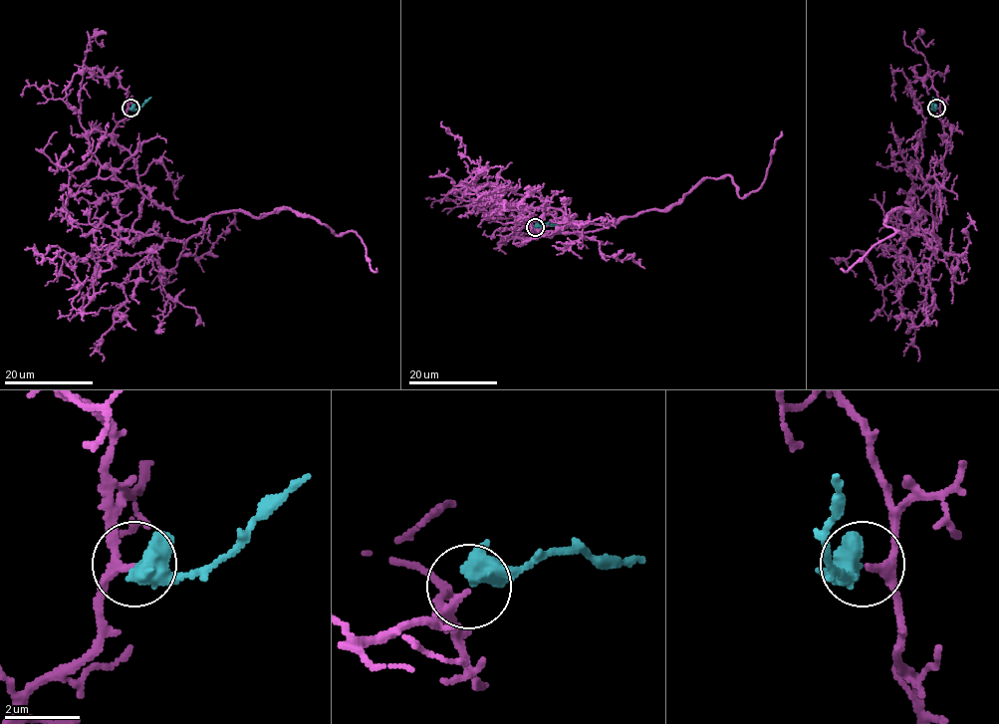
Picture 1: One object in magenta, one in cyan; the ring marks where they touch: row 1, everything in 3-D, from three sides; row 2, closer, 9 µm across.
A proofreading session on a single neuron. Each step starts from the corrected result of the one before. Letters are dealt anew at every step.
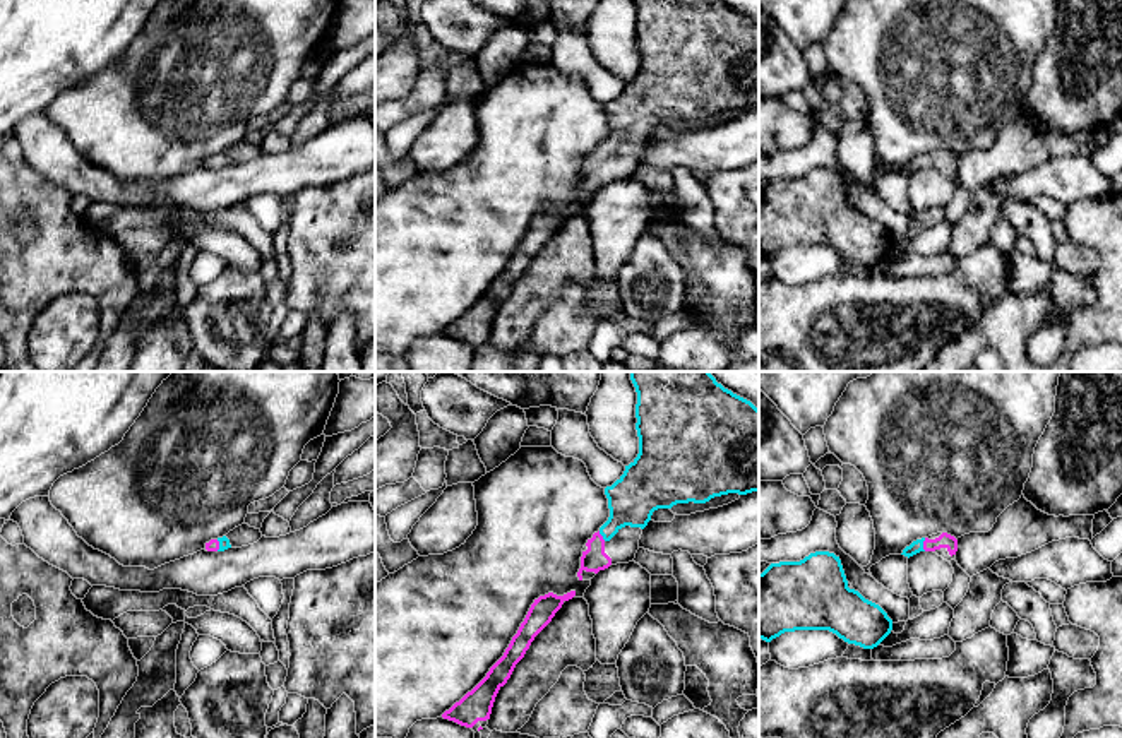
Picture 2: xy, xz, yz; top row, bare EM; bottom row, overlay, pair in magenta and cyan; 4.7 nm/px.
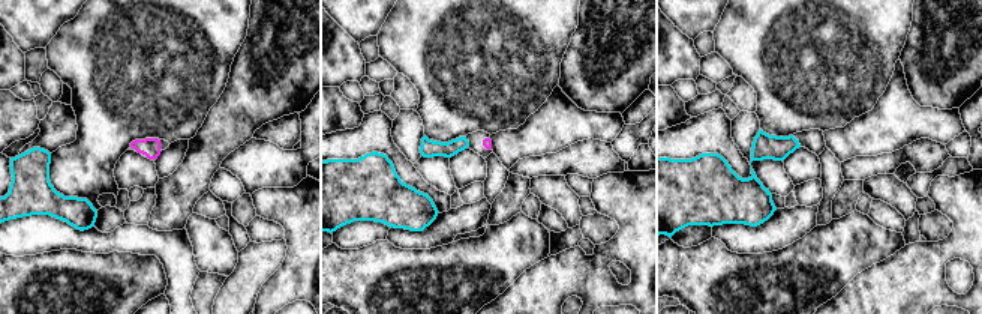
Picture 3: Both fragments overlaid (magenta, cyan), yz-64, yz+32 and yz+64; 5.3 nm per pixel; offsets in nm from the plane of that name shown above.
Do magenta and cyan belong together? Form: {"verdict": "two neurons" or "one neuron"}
{"verdict": "one neuron"}

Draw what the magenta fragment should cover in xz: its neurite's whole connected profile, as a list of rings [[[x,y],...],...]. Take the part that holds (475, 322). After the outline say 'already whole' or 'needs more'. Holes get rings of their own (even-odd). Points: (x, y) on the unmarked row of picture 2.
[[[576,207],[564,212],[548,209],[534,216],[504,272],[490,284],[486,293],[459,318],[445,327],[442,334],[466,344],[473,344],[478,337],[490,336],[495,313],[510,295],[516,281],[524,274],[534,253],[552,238],[562,221],[574,212]]]; already whole

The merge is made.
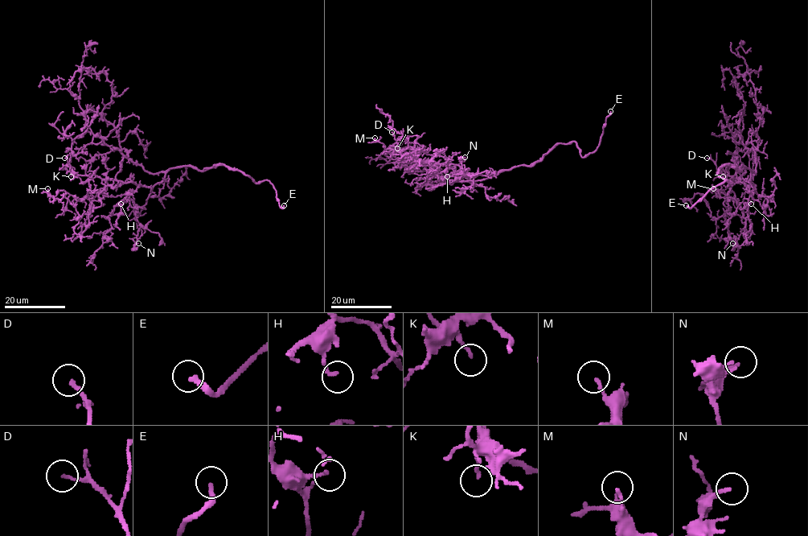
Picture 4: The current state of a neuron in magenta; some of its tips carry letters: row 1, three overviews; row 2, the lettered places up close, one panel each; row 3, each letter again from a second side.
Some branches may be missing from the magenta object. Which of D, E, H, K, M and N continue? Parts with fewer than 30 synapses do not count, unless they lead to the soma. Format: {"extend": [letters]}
{"extend": ["D", "E"]}

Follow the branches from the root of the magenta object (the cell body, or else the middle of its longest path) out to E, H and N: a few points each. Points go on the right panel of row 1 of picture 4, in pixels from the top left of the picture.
E: (753, 171), (745, 166), (740, 171), (724, 164), (717, 175), (732, 183), (722, 182), (690, 208), (686, 205)
H: (753, 171), (750, 173), (750, 183), (748, 187), (749, 197), (743, 202), (751, 204)
N: (753, 171), (750, 173), (750, 183), (748, 187), (750, 194), (748, 216), (751, 234), (740, 245), (732, 243)

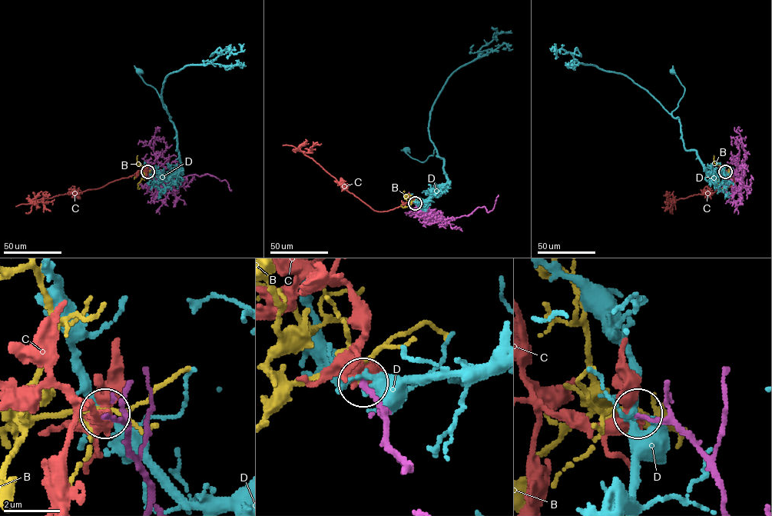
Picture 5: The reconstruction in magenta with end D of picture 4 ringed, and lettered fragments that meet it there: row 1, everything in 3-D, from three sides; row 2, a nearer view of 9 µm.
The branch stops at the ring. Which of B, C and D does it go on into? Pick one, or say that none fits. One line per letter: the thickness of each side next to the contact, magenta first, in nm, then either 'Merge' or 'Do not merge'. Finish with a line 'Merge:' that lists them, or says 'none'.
B: Thickness 160 nm (magenta) against 110 nm. Merge
C: Thickness 150 nm (magenta) against 360 nm. Do not merge
D: Thickness 160 nm (magenta) against 240 nm. Do not merge
Merge: B

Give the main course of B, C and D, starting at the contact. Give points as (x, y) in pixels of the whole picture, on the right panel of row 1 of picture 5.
B: (725, 171), (717, 179), (719, 187), (723, 188)
C: (725, 171), (720, 170), (724, 170), (733, 180), (730, 186), (714, 192), (680, 198), (667, 204), (667, 206)
D: (725, 171), (725, 175), (710, 177), (697, 152), (684, 147), (680, 122), (671, 112), (684, 88), (672, 71)

